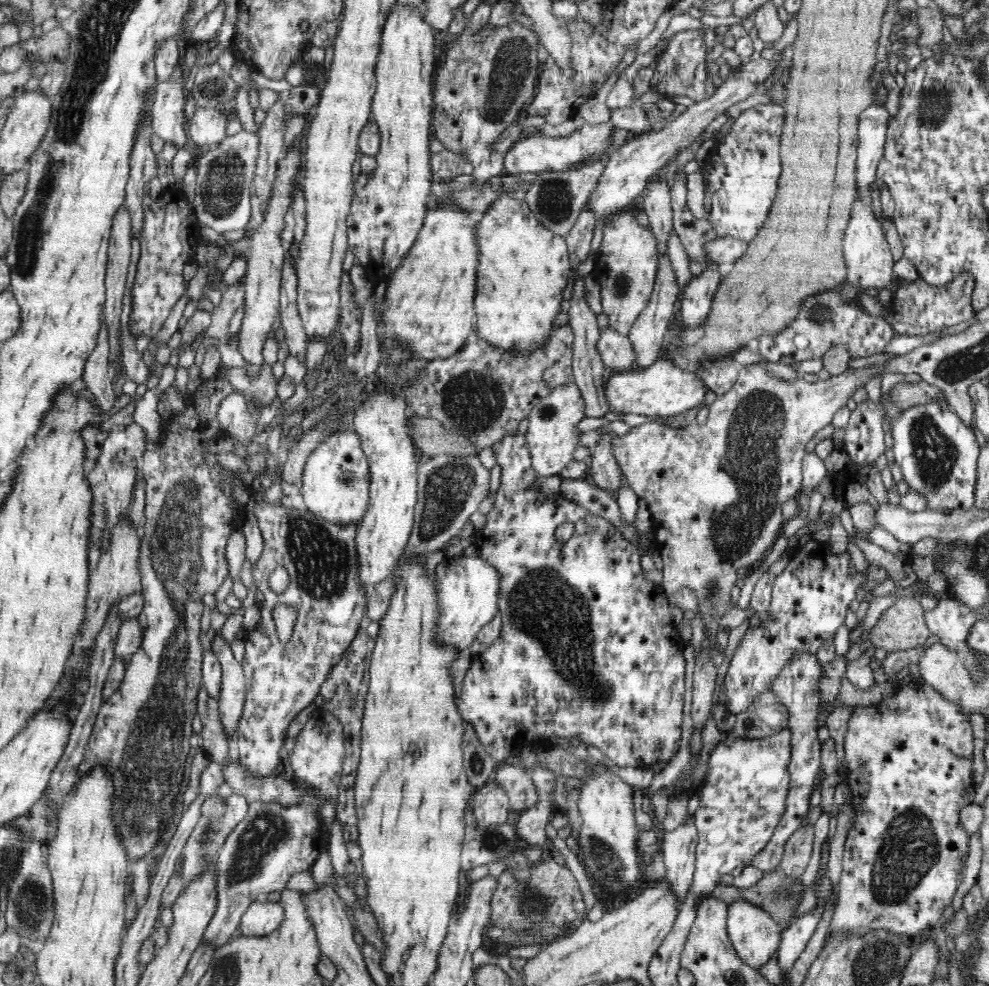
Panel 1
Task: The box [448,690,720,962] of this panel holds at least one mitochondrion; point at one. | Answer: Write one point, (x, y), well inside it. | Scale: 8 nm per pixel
(606, 861)

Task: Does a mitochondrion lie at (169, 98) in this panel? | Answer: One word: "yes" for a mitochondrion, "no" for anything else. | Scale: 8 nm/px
no

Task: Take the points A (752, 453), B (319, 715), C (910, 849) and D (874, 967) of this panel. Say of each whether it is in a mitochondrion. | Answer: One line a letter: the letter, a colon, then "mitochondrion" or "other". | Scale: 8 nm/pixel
A: mitochondrion
B: other
C: mitochondrion
D: mitochondrion

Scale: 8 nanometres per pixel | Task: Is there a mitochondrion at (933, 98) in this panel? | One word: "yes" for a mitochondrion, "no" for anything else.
yes

